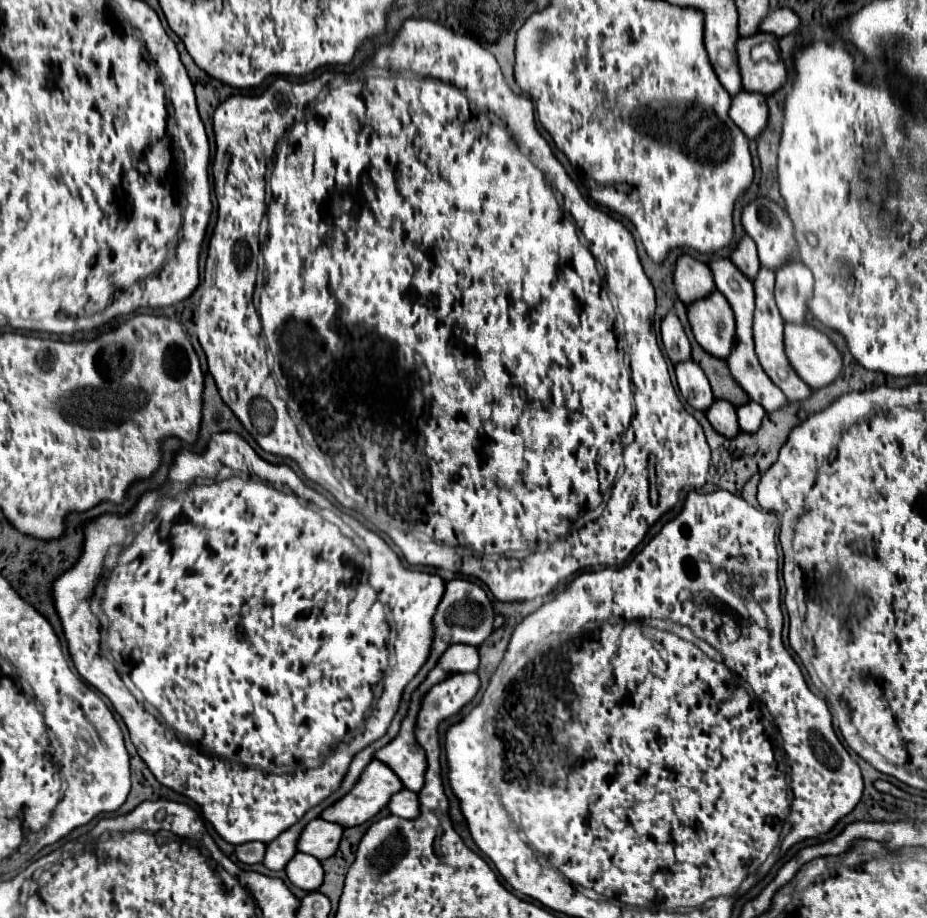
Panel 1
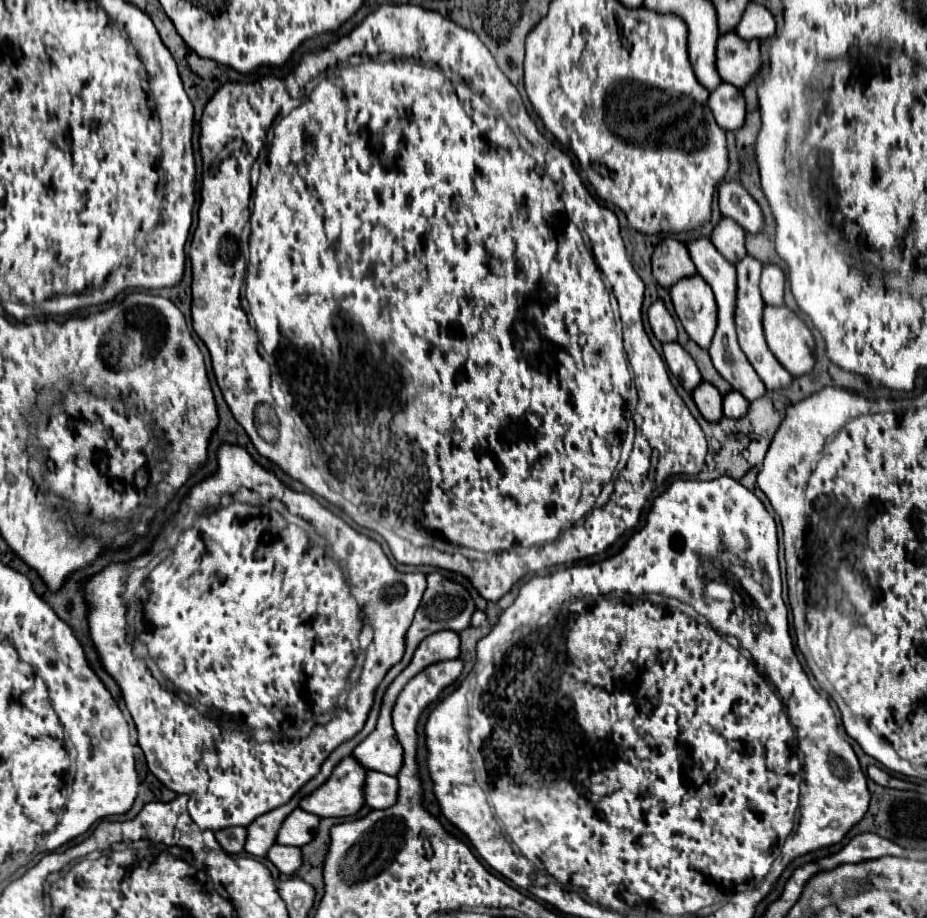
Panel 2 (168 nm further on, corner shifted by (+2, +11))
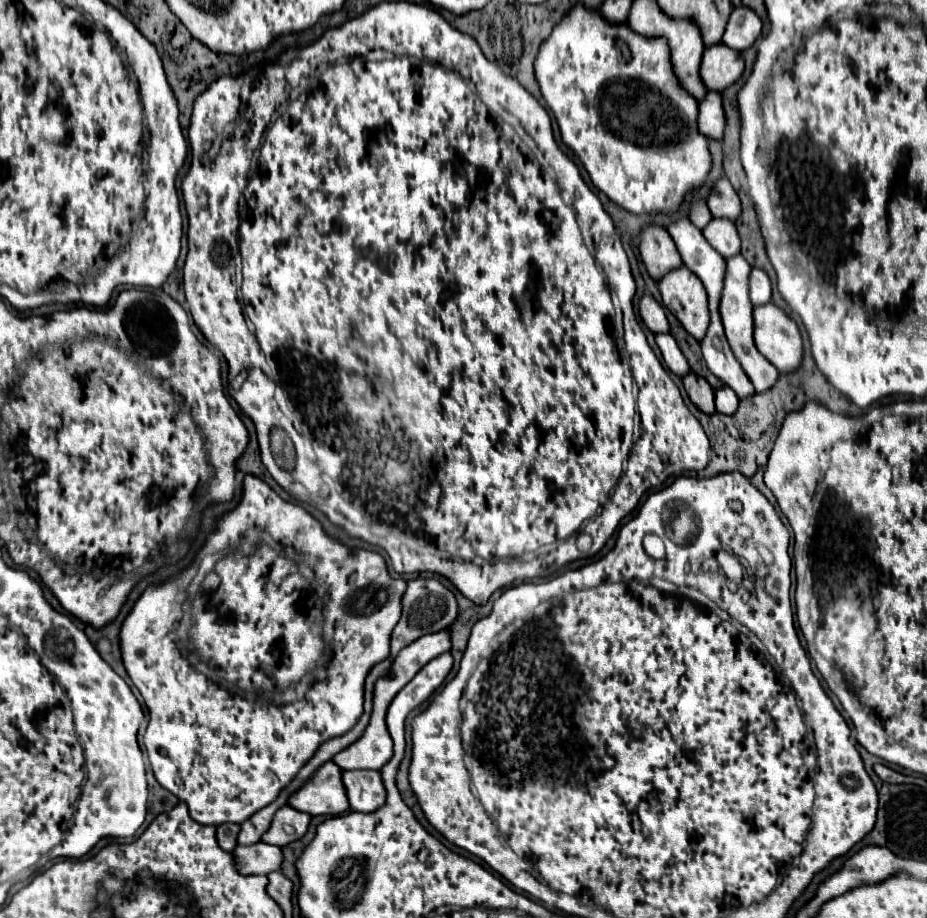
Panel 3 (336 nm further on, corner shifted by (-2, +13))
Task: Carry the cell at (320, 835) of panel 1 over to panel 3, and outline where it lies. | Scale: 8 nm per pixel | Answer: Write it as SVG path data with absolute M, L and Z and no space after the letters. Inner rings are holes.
M283 806L275 812L271 826L263 834L263 842L273 844L273 846L287 846L293 840L299 840L309 826L311 816L303 814L291 806Z

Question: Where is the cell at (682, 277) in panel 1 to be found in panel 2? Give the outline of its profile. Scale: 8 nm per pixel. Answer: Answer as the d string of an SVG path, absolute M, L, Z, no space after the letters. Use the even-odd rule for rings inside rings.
M663 238L653 254L653 276L663 288L671 288L675 282L695 276L695 264L691 262L689 250L683 242Z

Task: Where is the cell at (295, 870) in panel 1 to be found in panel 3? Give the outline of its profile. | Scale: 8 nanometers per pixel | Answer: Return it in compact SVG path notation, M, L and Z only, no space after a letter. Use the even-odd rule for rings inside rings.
M257 842L251 846L235 846L231 852L235 858L235 868L239 874L269 874L281 868L281 850L277 846Z

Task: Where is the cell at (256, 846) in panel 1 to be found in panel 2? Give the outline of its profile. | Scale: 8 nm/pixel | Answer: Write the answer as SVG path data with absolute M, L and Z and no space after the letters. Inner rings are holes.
M225 828L225 830L215 832L215 836L225 852L239 854L243 852L243 846L247 840L247 828Z

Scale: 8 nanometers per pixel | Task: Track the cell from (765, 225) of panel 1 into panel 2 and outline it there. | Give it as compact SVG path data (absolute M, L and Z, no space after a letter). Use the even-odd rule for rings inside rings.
M739 182L721 184L719 208L725 218L733 218L749 234L759 234L765 226L765 216L761 206Z

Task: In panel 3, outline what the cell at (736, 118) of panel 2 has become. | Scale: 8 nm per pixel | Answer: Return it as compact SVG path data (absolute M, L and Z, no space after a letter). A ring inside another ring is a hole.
M707 92L699 102L699 132L711 140L721 140L725 128L725 116L719 92Z

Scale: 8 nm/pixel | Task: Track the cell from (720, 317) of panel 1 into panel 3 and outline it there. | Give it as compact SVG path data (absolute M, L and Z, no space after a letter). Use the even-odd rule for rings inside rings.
M679 266L659 278L657 286L663 304L677 316L691 336L701 340L709 326L707 294L701 280L685 266Z

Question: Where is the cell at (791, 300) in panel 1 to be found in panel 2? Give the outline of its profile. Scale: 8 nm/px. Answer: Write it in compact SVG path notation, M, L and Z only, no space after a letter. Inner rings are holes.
M769 264L763 268L761 274L761 294L765 304L769 306L783 306L785 304L785 272L777 264Z

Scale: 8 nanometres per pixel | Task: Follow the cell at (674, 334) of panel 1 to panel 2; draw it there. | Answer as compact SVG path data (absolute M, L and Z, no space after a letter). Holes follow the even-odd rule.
M663 300L653 302L653 306L649 308L649 324L653 328L653 334L657 336L657 340L665 342L675 342L677 340L677 326L673 316L667 312Z

